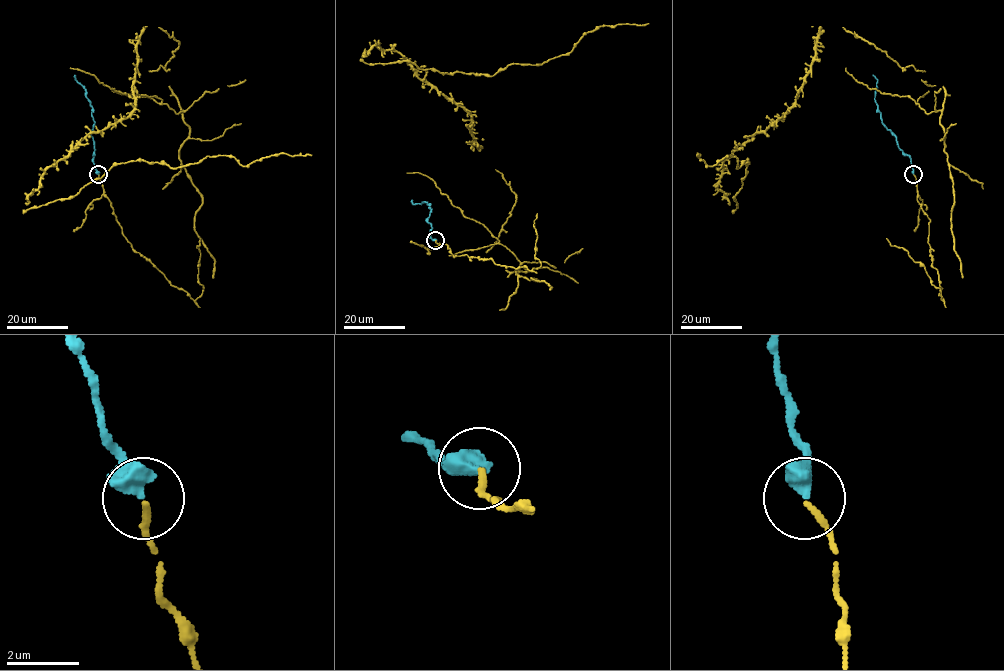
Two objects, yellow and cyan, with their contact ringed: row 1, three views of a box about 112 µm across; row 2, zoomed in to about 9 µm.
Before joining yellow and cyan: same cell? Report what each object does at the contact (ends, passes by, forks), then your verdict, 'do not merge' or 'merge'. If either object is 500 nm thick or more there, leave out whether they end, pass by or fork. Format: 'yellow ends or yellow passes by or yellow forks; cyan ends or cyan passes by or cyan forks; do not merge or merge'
merge

